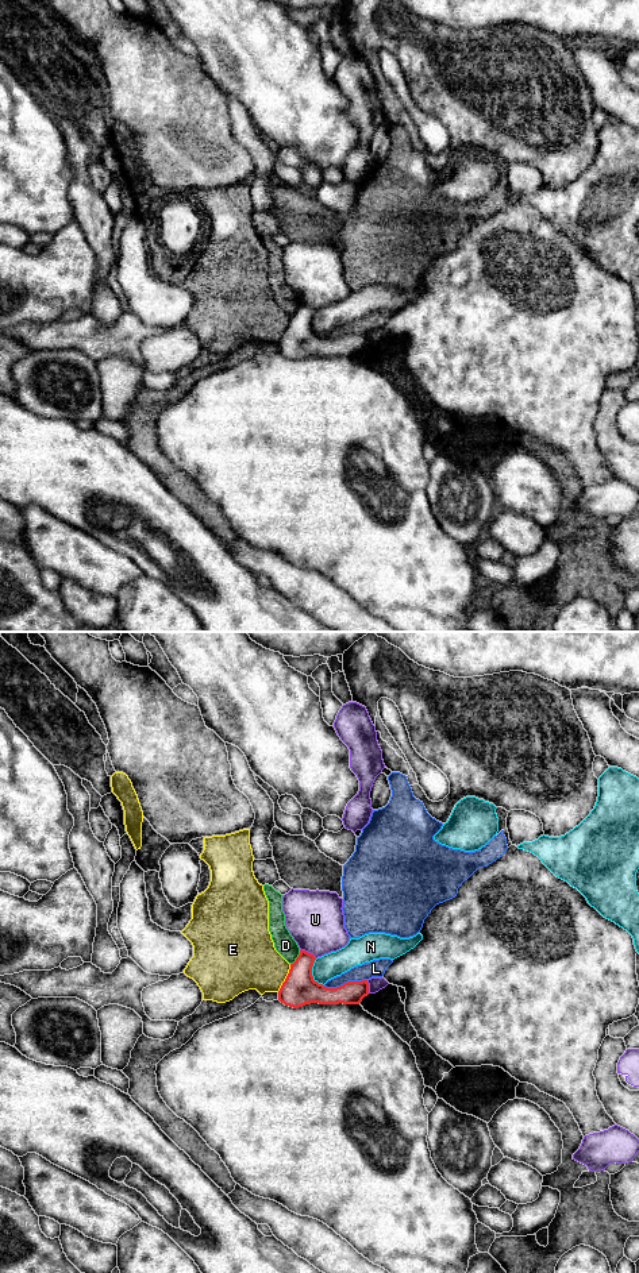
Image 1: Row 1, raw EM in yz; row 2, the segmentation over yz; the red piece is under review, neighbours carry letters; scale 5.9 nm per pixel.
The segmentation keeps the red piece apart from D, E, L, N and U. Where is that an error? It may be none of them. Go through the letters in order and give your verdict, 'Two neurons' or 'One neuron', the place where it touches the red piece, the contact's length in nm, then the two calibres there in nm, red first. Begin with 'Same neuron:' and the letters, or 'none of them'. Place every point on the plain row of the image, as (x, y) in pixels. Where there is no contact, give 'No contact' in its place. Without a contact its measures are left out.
Same neuron: none of them
D: Two neurons. Touches red at yz (297, 309). Shared border 110 nm. Thickness 200 nm (red) against 120 nm
E: Two neurons. Touches red at yz (287, 330). Shared border 190 nm. Thickness 200 nm (red) against 340 nm
L: Two neurons. Touches red at yz (345, 335). Shared border 260 nm. Thickness 170 nm (red) against 110 nm
N: Two neurons. Touches red at yz (311, 326). Shared border 180 nm. Thickness 200 nm (red) against 150 nm
U: Two neurons. Touches red at yz (308, 305). Shared border 120 nm. Thickness 200 nm (red) against 340 nm

